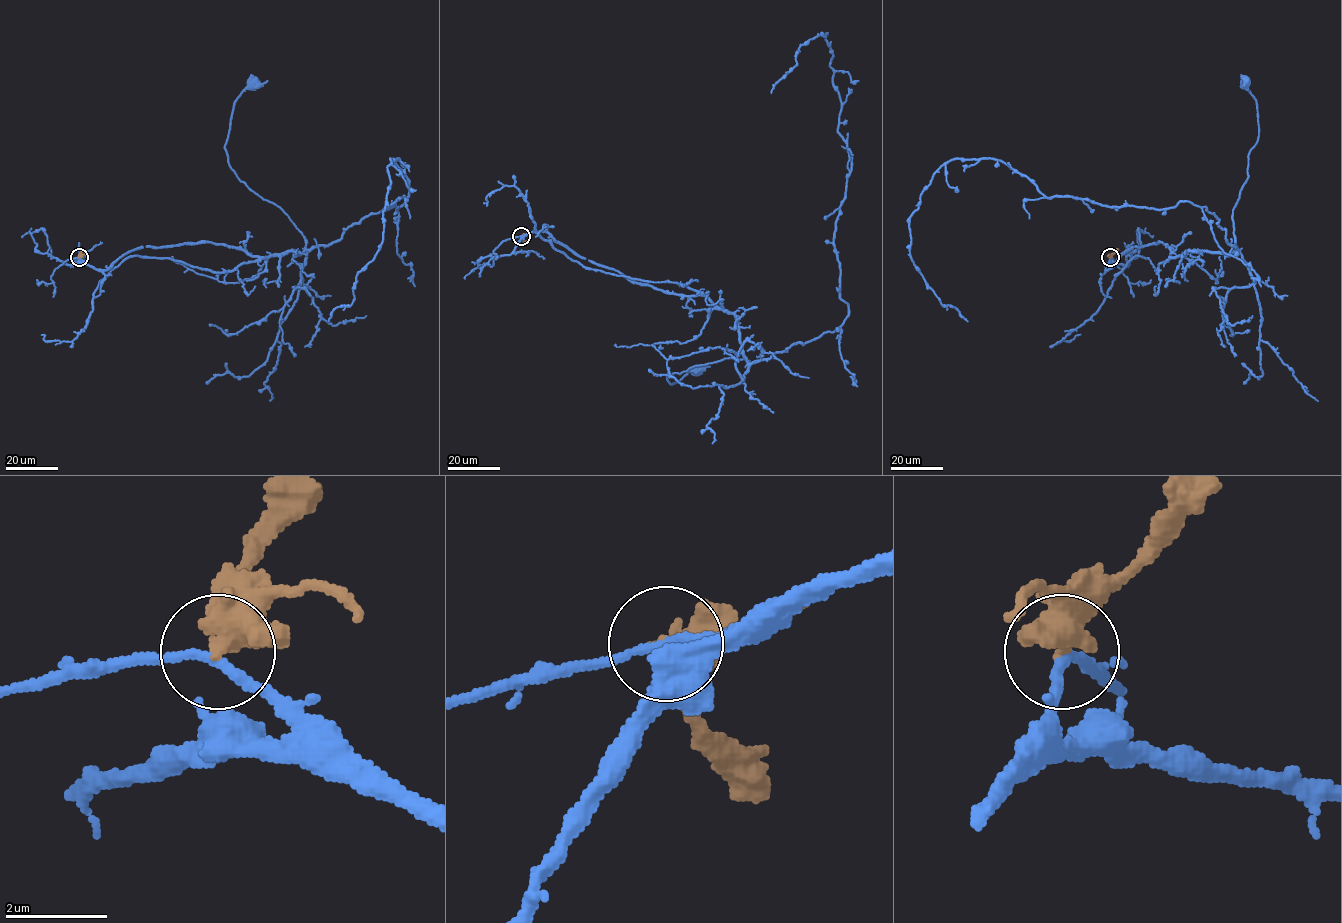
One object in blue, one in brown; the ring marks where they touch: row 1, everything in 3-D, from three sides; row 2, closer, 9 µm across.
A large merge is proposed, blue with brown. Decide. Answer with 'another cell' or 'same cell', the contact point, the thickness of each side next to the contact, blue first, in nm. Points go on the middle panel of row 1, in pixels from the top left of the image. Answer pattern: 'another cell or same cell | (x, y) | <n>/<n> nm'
another cell | (521, 236) | 180/320 nm

